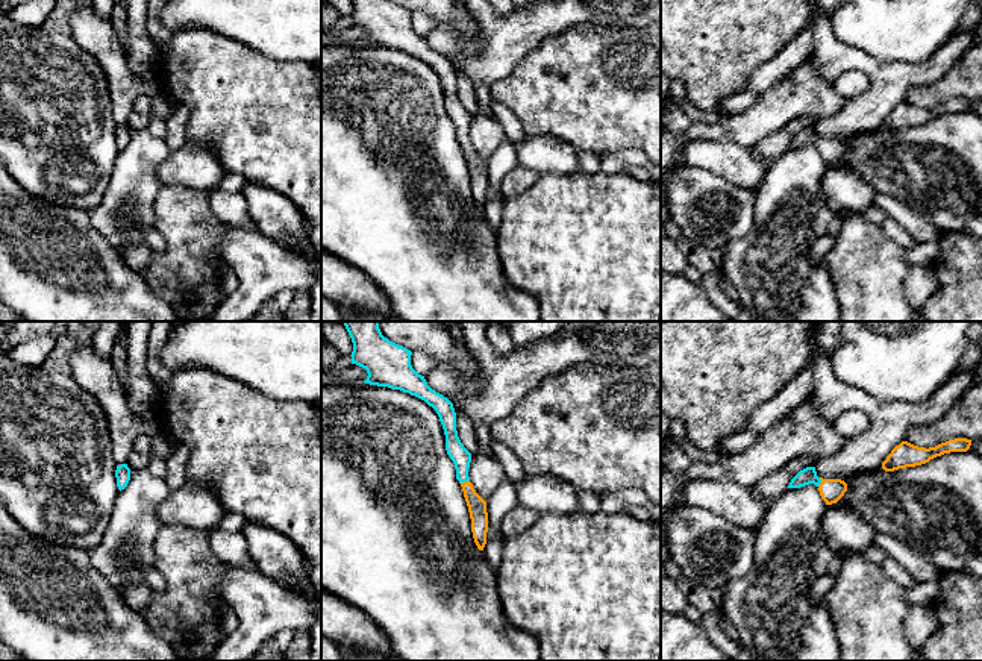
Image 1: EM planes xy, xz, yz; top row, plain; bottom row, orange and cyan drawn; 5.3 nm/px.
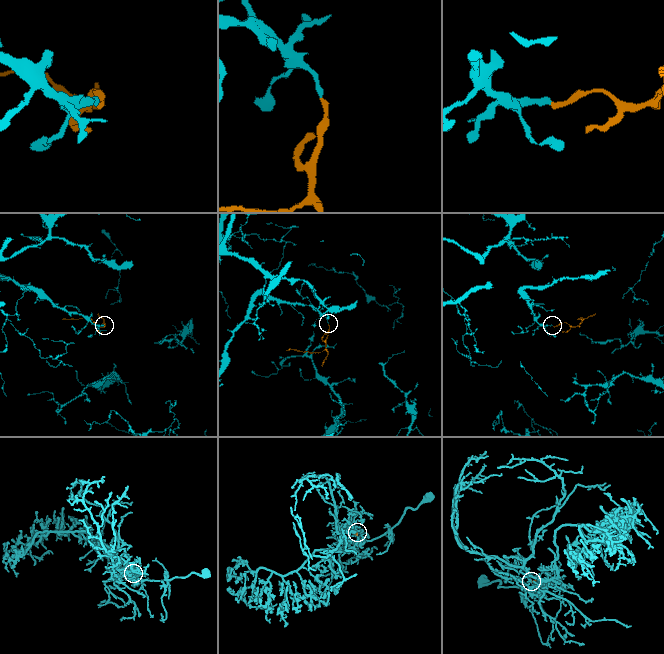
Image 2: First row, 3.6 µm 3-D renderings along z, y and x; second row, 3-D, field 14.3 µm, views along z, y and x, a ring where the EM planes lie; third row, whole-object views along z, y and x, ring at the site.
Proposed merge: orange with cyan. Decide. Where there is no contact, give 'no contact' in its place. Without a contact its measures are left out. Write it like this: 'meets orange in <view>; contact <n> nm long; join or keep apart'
meets orange in xz; contact 60 nm long; join

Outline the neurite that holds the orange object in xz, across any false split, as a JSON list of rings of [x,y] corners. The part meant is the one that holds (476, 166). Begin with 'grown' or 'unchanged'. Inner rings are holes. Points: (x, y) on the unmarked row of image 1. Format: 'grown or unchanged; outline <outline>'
grown; outline [[[352,0],[352,24],[367,30],[364,41],[370,45],[388,47],[409,53],[432,67],[443,85],[446,111],[456,129],[464,158],[471,179],[471,193],[479,211],[486,205],[488,173],[486,162],[476,153],[468,138],[471,114],[464,108],[456,91],[456,73],[453,64],[432,50],[424,36],[411,26],[412,12],[389,0]]]

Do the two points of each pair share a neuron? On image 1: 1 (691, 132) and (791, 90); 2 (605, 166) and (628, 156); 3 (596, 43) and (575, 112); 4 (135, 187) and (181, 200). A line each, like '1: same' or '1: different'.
1: same
2: same
3: same
4: different

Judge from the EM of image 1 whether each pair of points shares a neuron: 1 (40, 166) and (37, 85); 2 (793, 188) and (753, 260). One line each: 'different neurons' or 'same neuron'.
1: same neuron
2: same neuron

